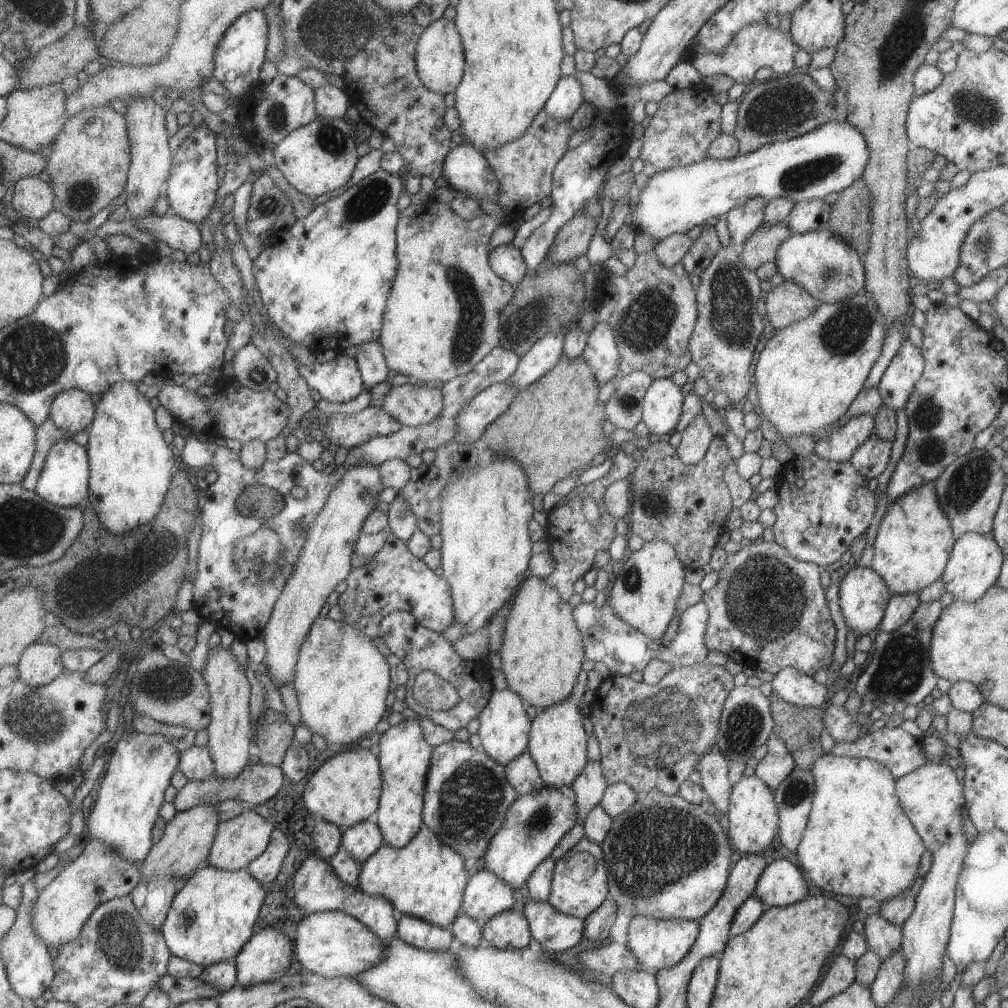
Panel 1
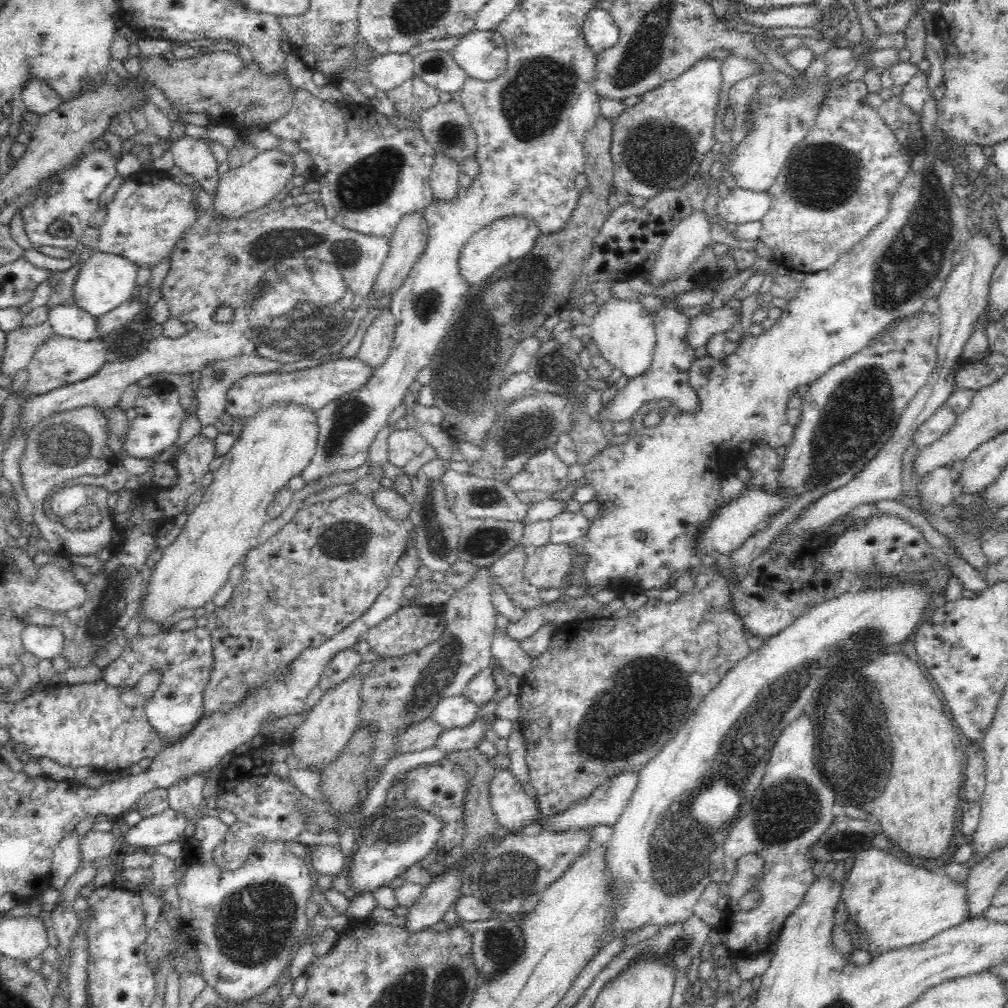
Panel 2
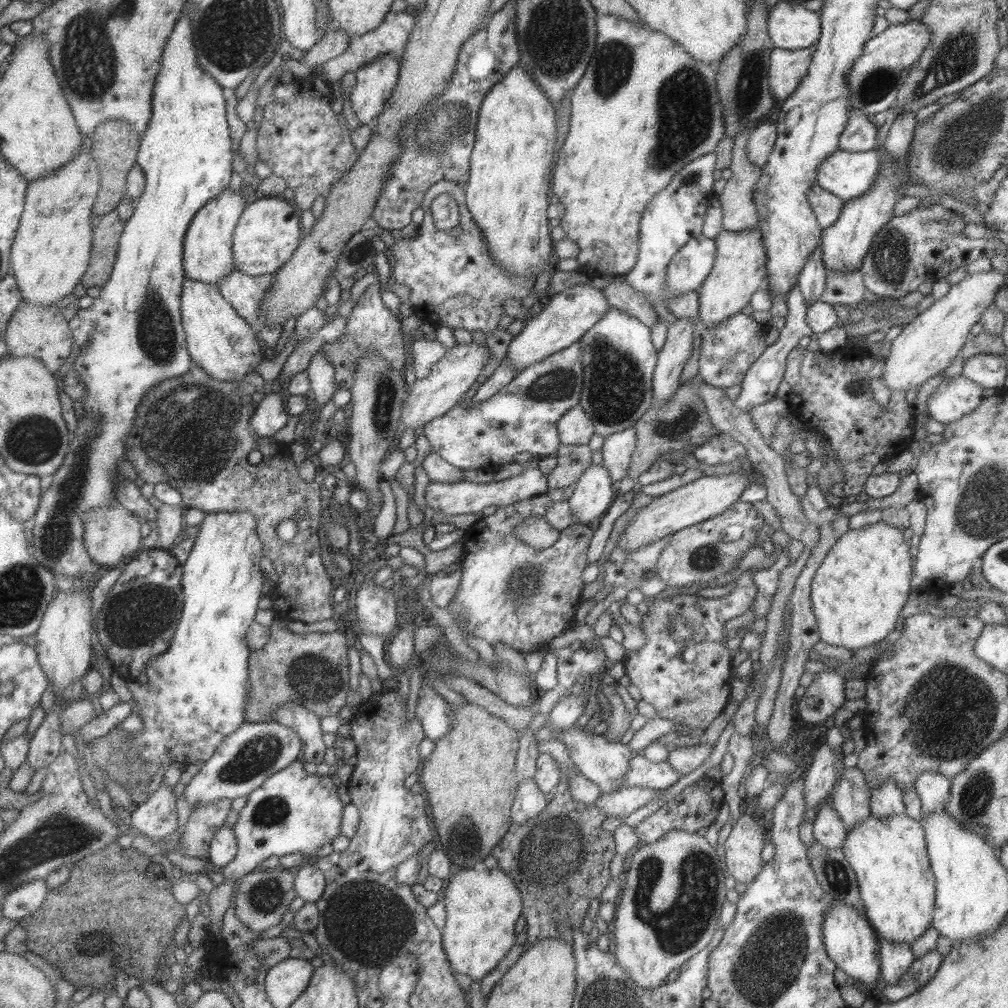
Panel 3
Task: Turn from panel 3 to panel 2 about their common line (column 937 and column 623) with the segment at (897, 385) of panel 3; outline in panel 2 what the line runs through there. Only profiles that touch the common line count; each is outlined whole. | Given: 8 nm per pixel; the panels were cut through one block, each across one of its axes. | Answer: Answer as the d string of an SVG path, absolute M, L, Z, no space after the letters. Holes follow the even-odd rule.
M610 297L597 305L598 311L588 321L591 338L600 347L605 360L624 375L633 377L648 373L656 344L654 316L638 301Z

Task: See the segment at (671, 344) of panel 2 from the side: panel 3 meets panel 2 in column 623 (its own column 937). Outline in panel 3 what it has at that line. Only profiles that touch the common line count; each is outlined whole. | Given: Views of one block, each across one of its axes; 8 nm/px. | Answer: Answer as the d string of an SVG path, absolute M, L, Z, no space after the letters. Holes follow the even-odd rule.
M961 374L941 380L927 398L926 409L928 416L945 425L971 412L981 402L981 398L983 388Z

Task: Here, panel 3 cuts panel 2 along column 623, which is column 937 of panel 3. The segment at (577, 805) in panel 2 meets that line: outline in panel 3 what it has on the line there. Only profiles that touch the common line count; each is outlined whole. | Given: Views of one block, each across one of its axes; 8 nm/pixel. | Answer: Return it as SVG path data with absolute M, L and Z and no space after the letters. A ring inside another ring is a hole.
M925 770L913 782L913 789L919 795L921 802L920 818L929 812L937 812L946 804L947 794L950 794L950 779L939 772Z

